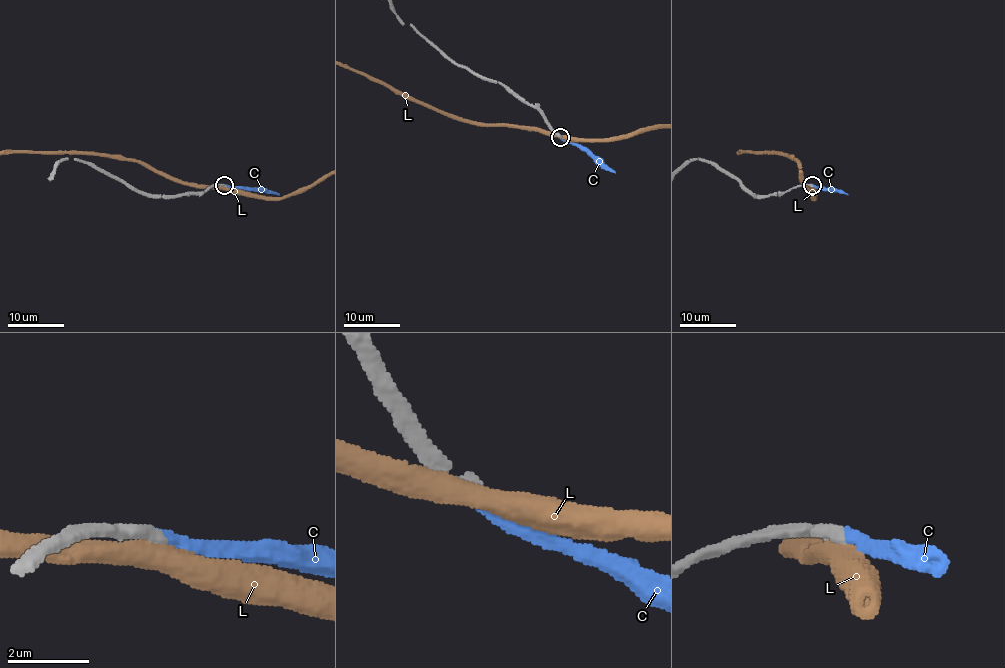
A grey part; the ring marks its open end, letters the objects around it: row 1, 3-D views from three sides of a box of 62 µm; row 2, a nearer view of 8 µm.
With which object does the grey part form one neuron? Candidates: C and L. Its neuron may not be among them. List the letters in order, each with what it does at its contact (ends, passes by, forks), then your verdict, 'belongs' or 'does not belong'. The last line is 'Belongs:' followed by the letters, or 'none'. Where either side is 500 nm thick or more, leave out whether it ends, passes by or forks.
C: it ends | belongs
L: it passes by | does not belong
Belongs: C

